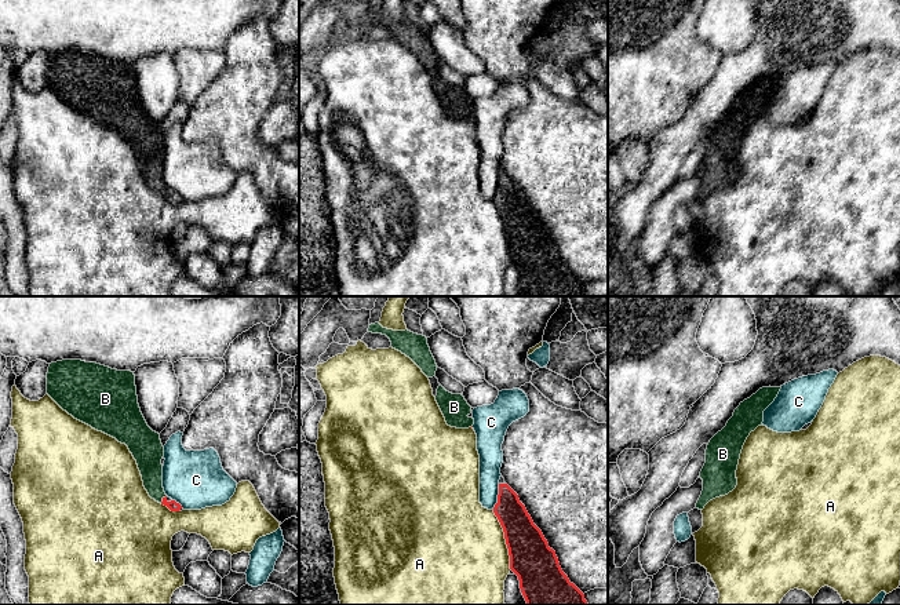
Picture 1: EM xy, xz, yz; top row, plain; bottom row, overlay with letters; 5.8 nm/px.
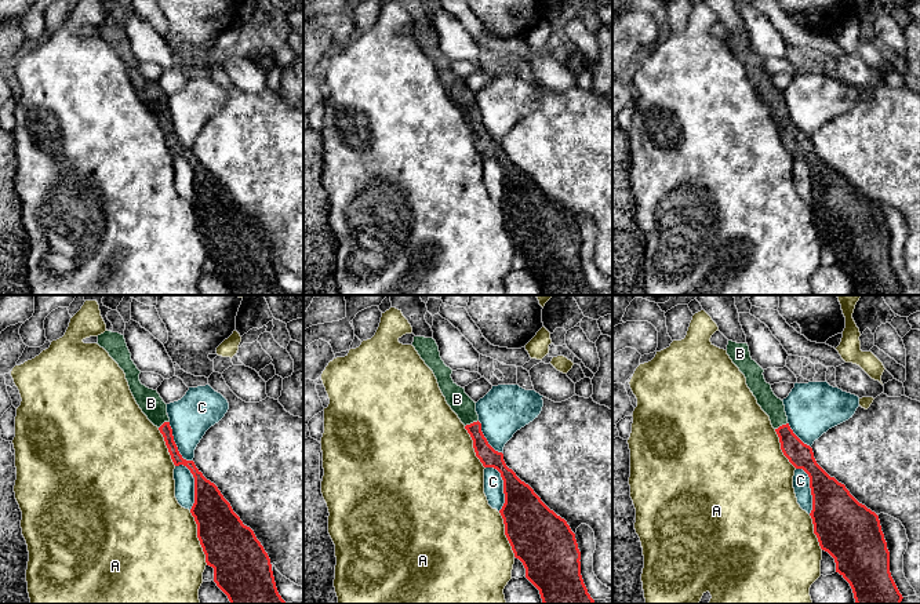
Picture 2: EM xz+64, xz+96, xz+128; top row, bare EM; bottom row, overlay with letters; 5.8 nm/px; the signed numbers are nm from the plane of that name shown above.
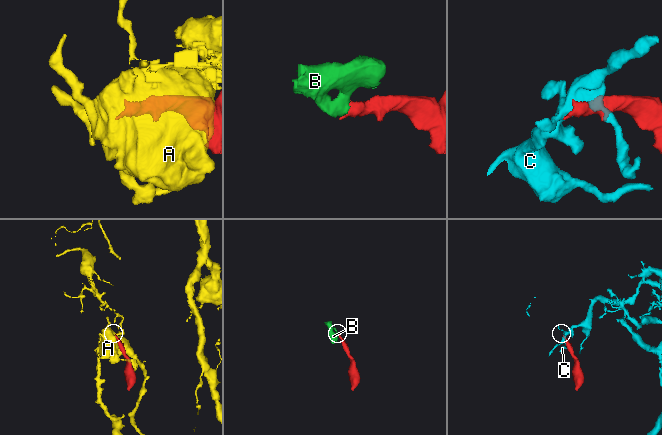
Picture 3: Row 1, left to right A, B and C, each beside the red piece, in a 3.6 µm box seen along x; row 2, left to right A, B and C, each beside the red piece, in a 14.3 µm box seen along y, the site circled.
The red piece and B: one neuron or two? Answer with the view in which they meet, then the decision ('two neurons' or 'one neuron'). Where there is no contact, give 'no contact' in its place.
contact in xy; one neuron

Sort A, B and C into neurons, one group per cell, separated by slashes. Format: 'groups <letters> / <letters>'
groups A / B / C

